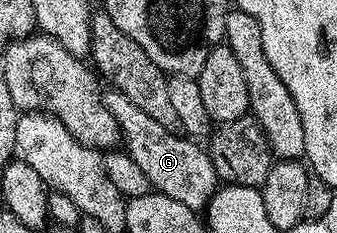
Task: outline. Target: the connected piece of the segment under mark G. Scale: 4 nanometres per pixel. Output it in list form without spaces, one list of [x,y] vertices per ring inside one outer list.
[[[109,88],[104,91],[103,97],[105,106],[121,129],[124,149],[131,160],[143,168],[143,176],[147,176],[150,187],[158,194],[171,196],[171,200],[179,200],[179,204],[187,204],[187,208],[204,211],[209,205],[209,197],[219,189],[219,179],[209,159],[208,149],[192,137],[182,136],[176,129],[159,124],[159,120],[151,120],[151,116],[135,108],[123,92]]]

